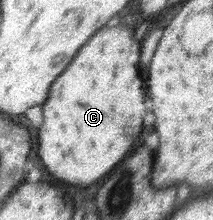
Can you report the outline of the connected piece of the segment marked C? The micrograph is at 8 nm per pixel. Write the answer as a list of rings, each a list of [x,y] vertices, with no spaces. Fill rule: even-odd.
[[[122,23],[112,26],[104,25],[86,41],[70,65],[50,85],[48,99],[42,104],[42,125],[37,132],[38,154],[46,172],[56,180],[88,186],[94,180],[102,178],[128,154],[134,146],[134,138],[142,132],[144,120],[144,94],[142,94],[142,78],[140,78],[140,42],[132,42],[138,36],[140,28],[130,28]]]

